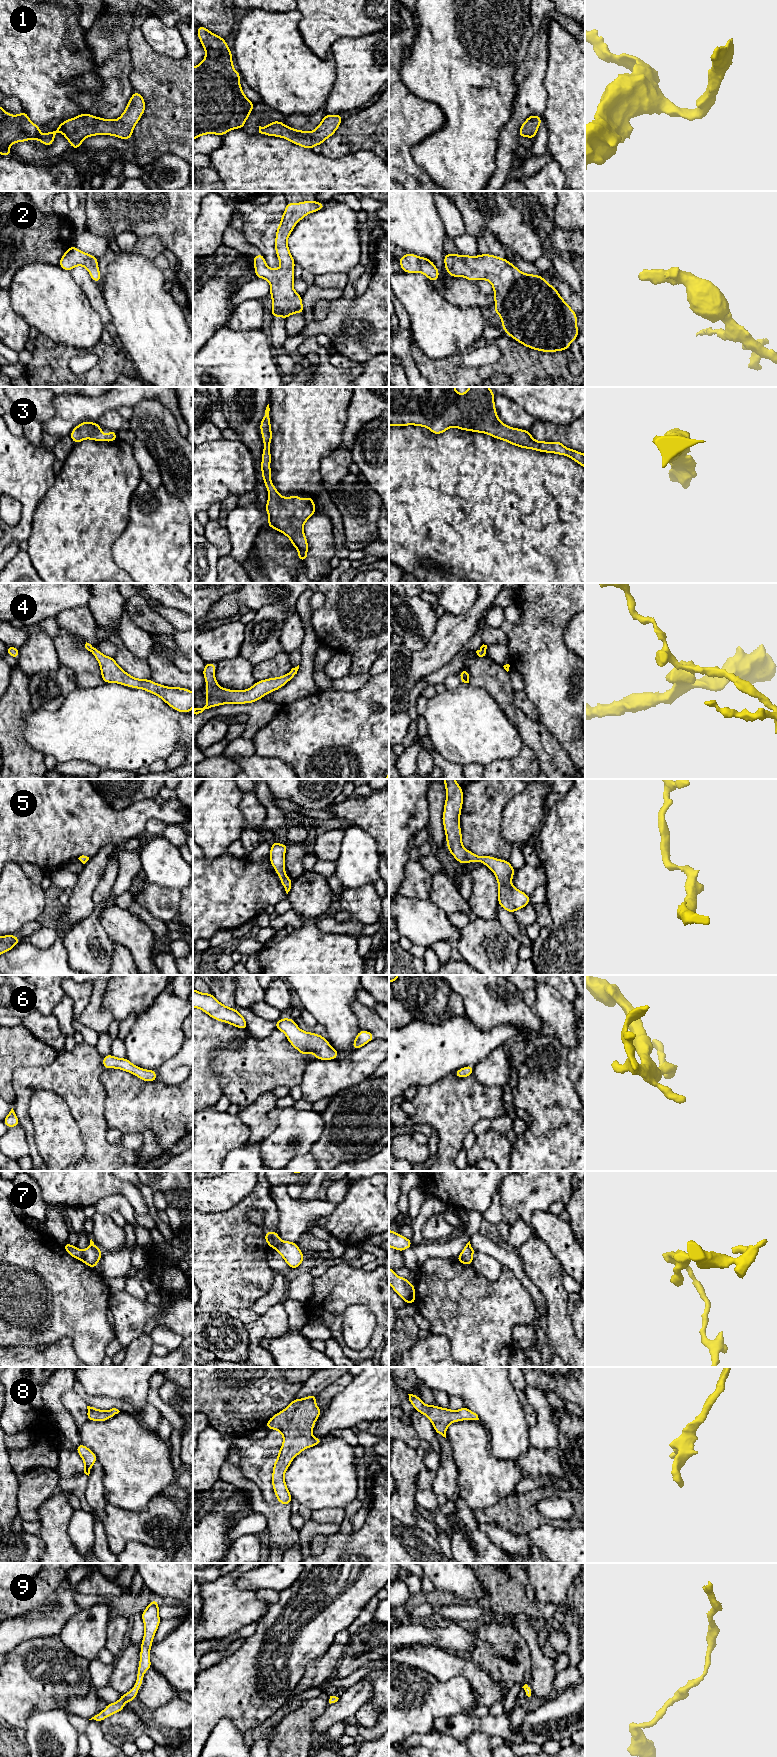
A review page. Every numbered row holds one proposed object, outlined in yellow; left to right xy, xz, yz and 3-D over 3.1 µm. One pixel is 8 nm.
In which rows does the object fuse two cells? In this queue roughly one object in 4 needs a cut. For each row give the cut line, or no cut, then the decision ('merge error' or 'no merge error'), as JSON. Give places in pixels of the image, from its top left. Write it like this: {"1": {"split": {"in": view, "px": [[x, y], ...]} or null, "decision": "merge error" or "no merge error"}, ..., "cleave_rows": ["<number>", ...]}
{"1": {"split": null, "decision": "no merge error"}, "2": {"split": null, "decision": "no merge error"}, "3": {"split": null, "decision": "no merge error"}, "4": {"split": null, "decision": "no merge error"}, "5": {"split": null, "decision": "no merge error"}, "6": {"split": null, "decision": "no merge error"}, "7": {"split": {"in": "xy", "px": [[81, 1251], [82, 1260]]}, "decision": "merge error"}, "8": {"split": null, "decision": "no merge error"}, "9": {"split": null, "decision": "no merge error"}, "cleave_rows": ["7"]}

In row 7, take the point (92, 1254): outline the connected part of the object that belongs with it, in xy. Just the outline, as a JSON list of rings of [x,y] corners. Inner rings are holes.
[[[92,1239],[90,1240],[89,1246],[82,1251],[83,1263],[91,1268],[96,1268],[97,1263],[102,1257],[103,1252],[94,1244]]]

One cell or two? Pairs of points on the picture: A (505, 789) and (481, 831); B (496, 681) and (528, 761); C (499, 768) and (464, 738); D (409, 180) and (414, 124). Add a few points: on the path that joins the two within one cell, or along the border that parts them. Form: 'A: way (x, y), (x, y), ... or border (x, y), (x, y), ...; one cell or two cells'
A: way (495, 799), (482, 812), (481, 821); one cell
B: border (524, 745), (527, 745), (534, 752), (538, 765); two cells
C: border (516, 756), (497, 759), (484, 767); two cells
D: way (404, 166), (404, 138); one cell

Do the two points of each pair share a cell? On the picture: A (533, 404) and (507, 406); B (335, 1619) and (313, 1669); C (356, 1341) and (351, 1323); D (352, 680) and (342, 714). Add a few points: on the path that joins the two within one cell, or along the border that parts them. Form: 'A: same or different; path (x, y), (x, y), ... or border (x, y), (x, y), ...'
A: different; border (506, 397), (516, 402), (534, 418)
B: different; border (333, 1640), (319, 1657), (308, 1664), (303, 1676)
C: same; path (356, 1337), (355, 1327)
D: different; border (369, 677), (357, 689), (326, 692)

